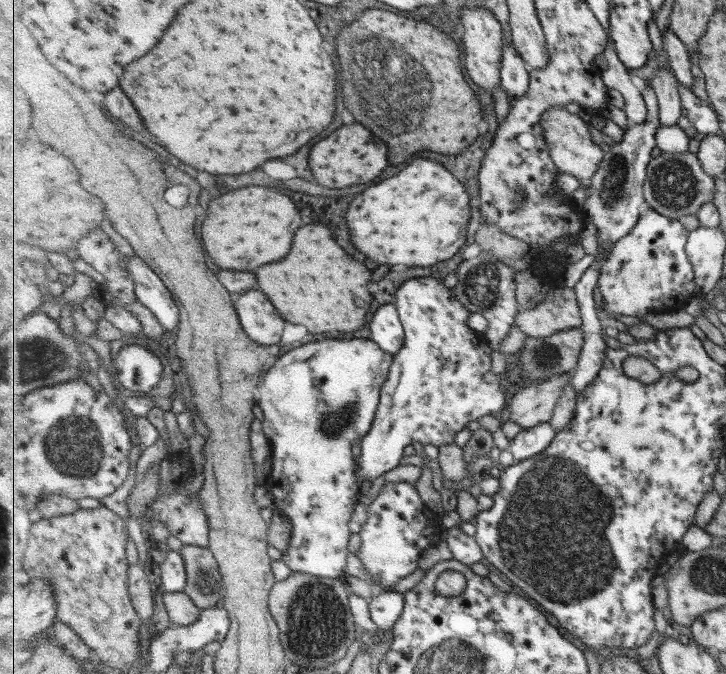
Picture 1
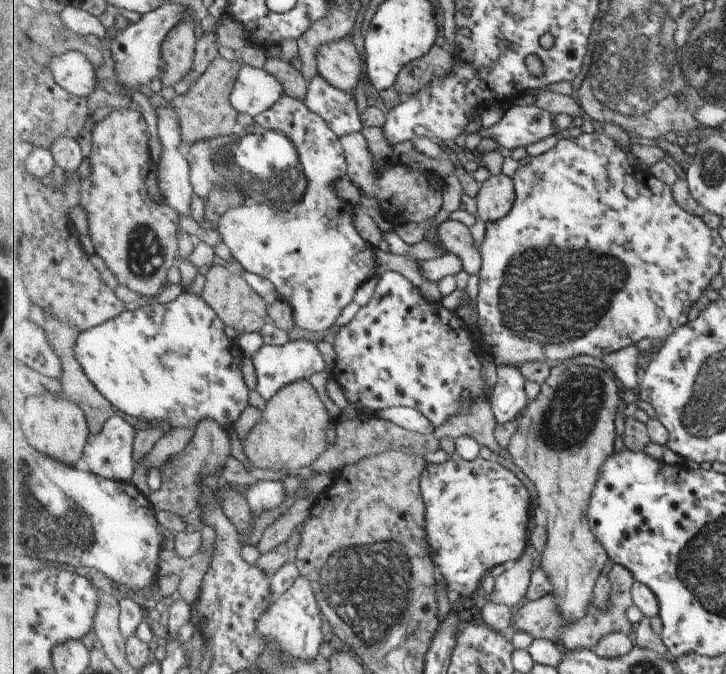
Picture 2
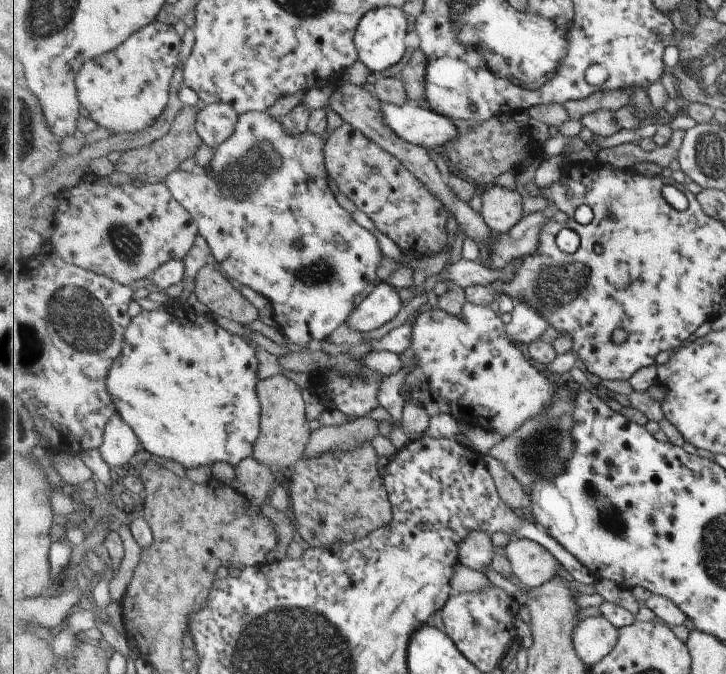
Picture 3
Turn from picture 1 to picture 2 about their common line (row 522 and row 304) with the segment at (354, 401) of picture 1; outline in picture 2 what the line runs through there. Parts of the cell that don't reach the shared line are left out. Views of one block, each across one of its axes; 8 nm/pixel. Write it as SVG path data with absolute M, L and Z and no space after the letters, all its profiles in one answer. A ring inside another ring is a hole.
M285 94L269 110L255 116L254 122L261 125L263 129L286 135L294 144L298 151L299 164L307 177L305 197L295 202L289 210L255 202L233 207L223 214L217 230L222 241L229 246L231 254L244 270L269 280L279 296L291 304L296 327L310 332L328 331L339 322L345 308L353 303L359 288L379 273L376 259L378 250L362 238L355 225L356 206L341 200L333 185L336 180L348 175L342 140L331 130L330 124L323 119L323 116L310 110L302 99L294 98L293 95Z

